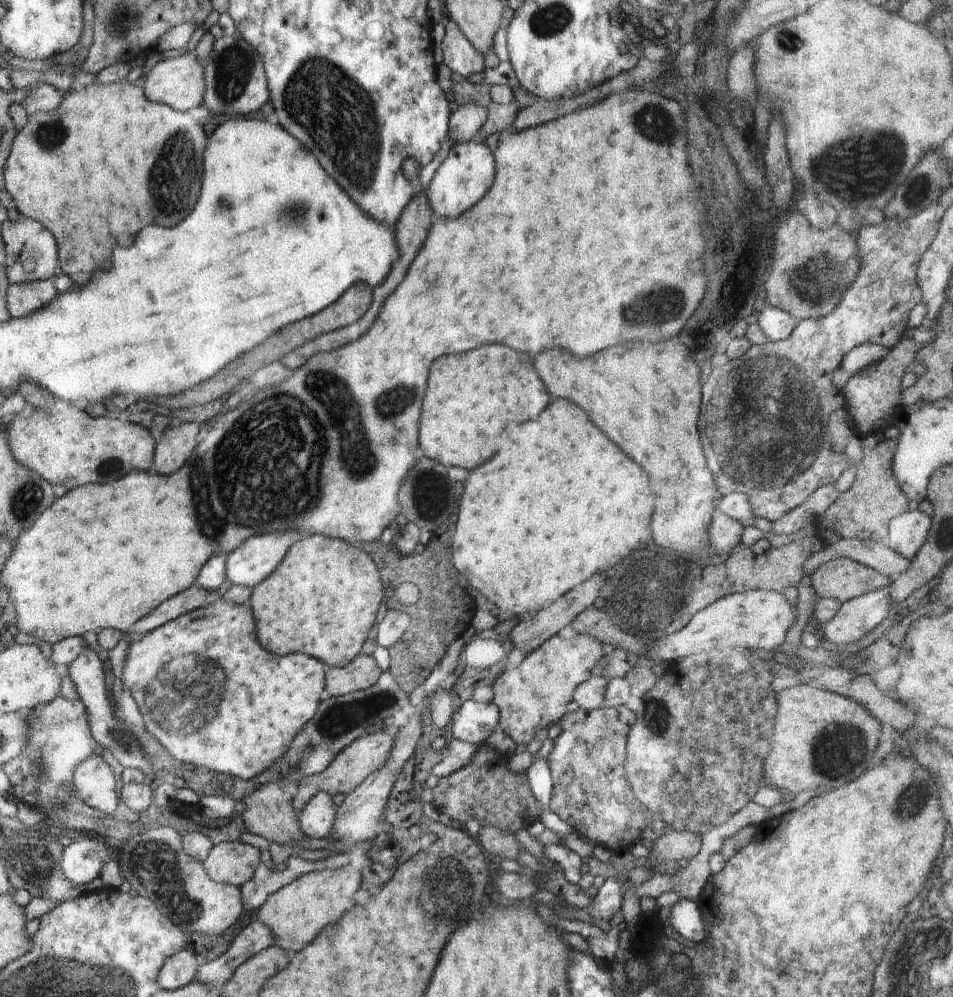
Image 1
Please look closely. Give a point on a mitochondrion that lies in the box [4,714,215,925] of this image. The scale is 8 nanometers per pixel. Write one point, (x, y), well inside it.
(34, 864)

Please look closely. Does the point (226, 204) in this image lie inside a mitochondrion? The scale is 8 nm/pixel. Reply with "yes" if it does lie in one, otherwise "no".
yes

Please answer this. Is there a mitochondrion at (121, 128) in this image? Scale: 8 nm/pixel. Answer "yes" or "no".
no

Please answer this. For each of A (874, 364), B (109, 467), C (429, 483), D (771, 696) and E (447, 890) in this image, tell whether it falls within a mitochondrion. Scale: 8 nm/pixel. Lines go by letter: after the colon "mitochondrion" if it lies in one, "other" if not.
A: other
B: mitochondrion
C: mitochondrion
D: other
E: mitochondrion

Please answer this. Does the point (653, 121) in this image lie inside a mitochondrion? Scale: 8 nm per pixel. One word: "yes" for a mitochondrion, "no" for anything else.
yes

